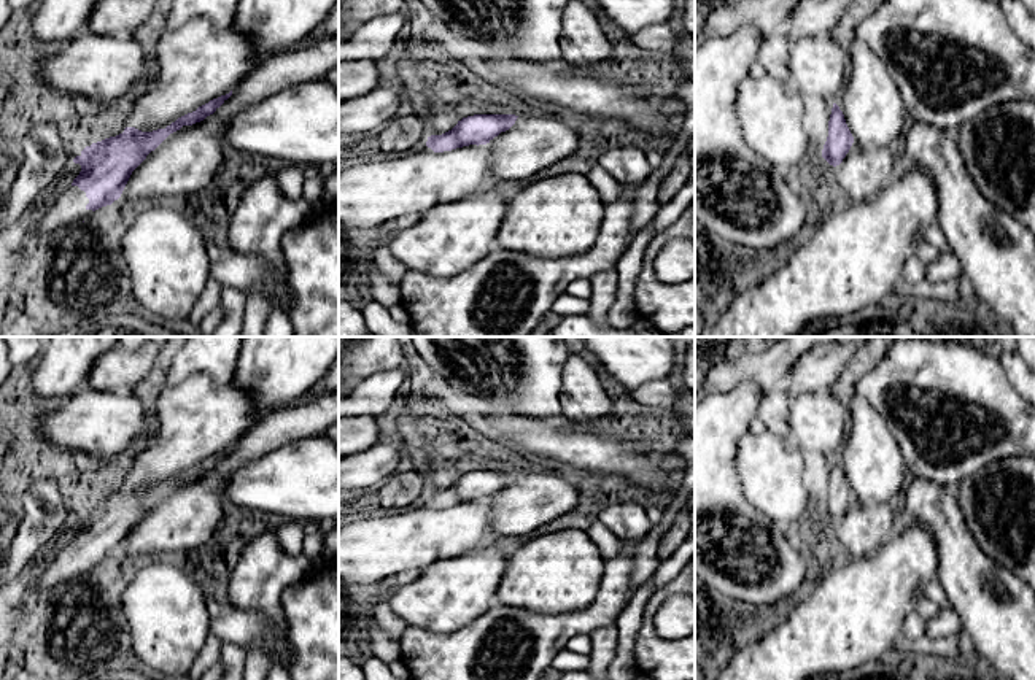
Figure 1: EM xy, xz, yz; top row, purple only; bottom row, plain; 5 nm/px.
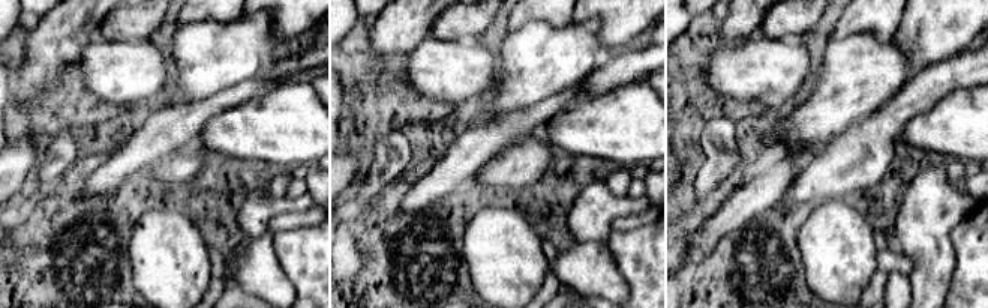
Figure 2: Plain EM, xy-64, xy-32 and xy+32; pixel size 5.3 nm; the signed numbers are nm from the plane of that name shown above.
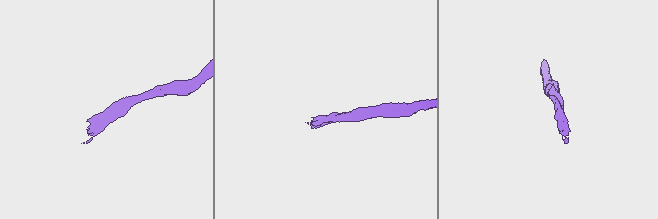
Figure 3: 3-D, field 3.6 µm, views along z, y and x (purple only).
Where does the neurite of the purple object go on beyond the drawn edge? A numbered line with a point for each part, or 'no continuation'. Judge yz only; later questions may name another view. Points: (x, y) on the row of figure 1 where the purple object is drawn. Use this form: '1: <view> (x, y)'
1: yz (864, 172)

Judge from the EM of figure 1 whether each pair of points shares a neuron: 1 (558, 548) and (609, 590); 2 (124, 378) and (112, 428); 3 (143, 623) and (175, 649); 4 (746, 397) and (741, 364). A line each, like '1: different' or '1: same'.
1: different
2: different
3: same
4: different

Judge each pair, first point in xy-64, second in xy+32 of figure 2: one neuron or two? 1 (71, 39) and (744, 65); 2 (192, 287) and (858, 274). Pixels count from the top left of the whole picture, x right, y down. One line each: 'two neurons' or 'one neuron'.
1: two neurons
2: one neuron

